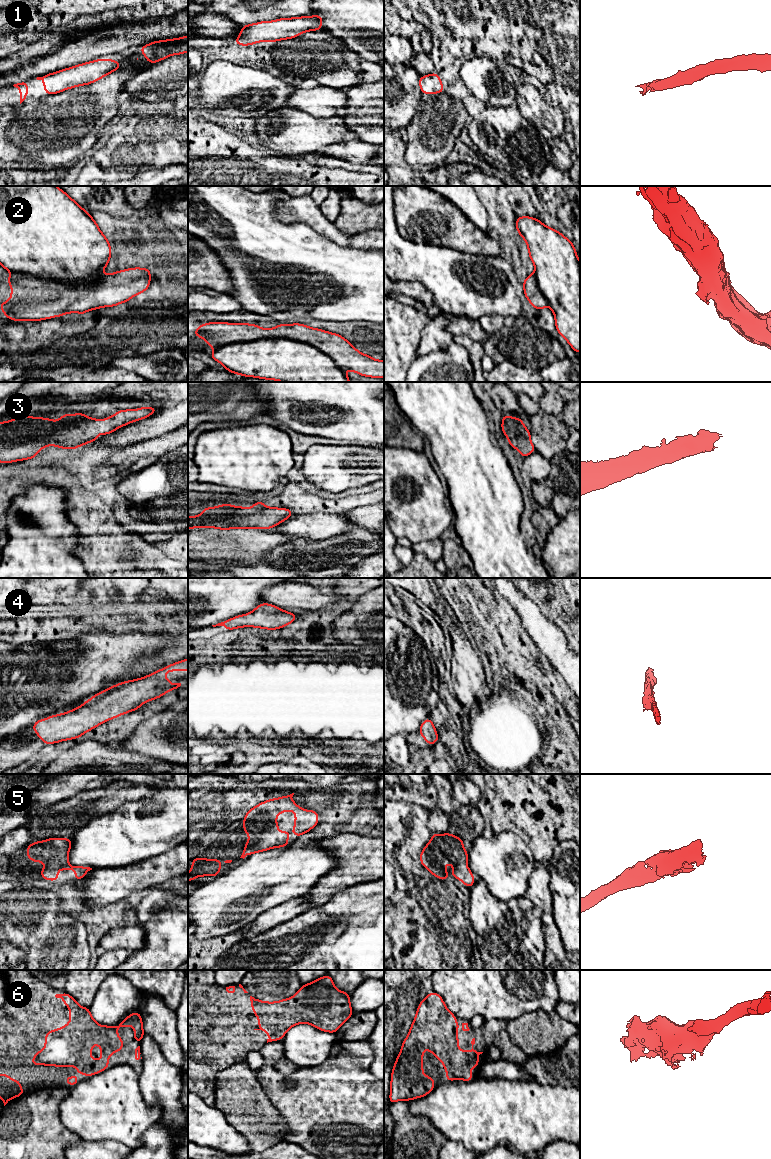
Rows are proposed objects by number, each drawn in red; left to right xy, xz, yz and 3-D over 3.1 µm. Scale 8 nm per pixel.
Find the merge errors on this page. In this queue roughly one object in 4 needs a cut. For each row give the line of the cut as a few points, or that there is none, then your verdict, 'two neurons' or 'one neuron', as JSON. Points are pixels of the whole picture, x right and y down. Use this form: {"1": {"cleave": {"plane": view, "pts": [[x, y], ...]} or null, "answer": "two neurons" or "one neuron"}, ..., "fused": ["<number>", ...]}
{"1": {"cleave": null, "answer": "one neuron"}, "2": {"cleave": {"plane": "xz", "pts": [[216, 347], [262, 339], [293, 339], [316, 347], [342, 369]]}, "answer": "two neurons"}, "3": {"cleave": null, "answer": "one neuron"}, "4": {"cleave": null, "answer": "one neuron"}, "5": {"cleave": null, "answer": "one neuron"}, "6": {"cleave": {"plane": "xz", "pts": [[259, 1024], [273, 1025], [276, 1028], [273, 1034], [275, 1039]]}, "answer": "two neurons"}, "fused": ["2", "6"]}

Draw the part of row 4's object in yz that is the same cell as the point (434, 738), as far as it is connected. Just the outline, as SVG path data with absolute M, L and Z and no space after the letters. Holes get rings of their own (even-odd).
M429 717L421 724L418 734L422 735L424 740L432 746L439 740L434 724Z

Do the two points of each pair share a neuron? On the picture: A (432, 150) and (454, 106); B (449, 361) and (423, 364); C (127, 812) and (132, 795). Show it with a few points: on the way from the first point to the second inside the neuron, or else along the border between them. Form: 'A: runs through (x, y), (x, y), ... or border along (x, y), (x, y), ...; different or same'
A: runs through (432, 139), (432, 132), (443, 117); same
B: runs through (443, 364), (429, 364); same
C: border along (153, 795), (149, 798), (129, 800), (123, 803); different

